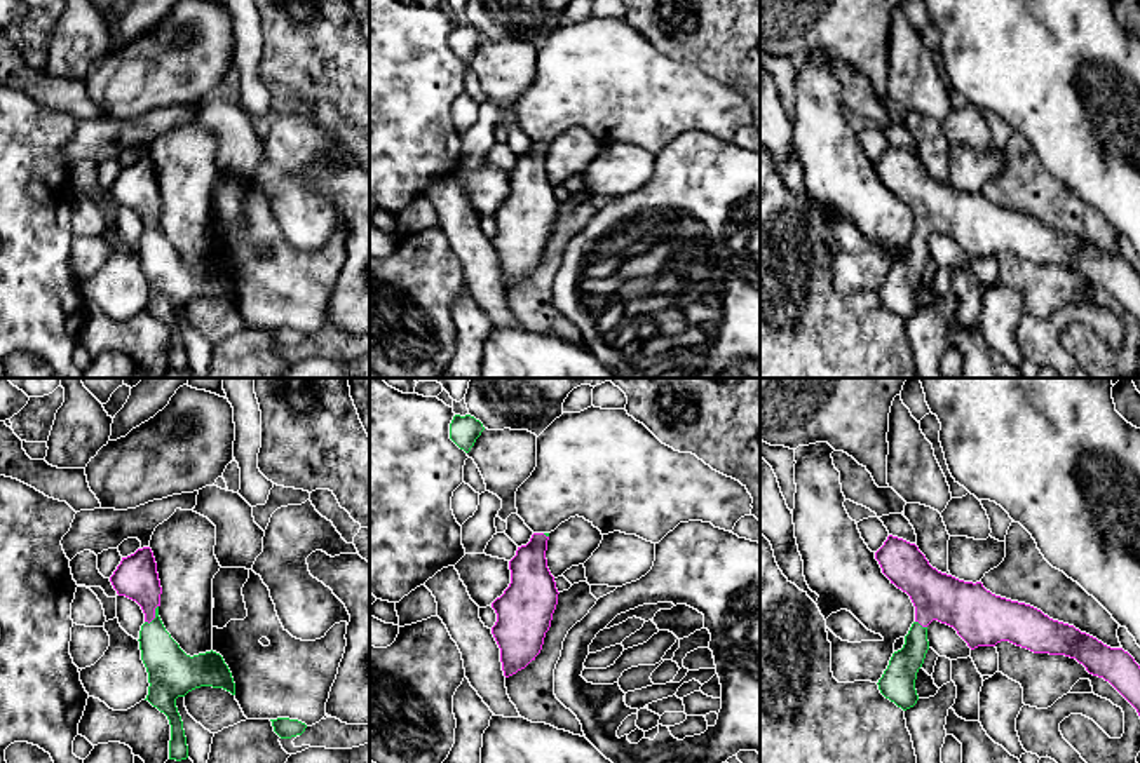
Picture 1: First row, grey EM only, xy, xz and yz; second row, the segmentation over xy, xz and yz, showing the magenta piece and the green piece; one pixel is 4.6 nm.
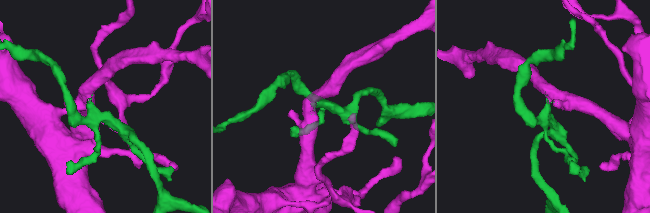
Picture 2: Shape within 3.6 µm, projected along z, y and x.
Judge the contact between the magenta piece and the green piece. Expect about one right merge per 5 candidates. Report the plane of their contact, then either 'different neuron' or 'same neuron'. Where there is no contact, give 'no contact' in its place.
contact in xy; same neuron

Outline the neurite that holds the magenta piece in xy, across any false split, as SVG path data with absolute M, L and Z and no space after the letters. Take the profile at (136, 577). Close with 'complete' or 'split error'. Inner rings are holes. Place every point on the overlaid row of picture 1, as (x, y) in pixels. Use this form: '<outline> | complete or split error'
M150 547L122 557L110 582L119 596L136 601L145 613L138 639L150 683L145 700L169 719L169 760L187 760L188 746L176 699L200 686L223 688L235 695L232 672L220 653L211 650L190 657L166 631L159 617L162 587Z | split error

